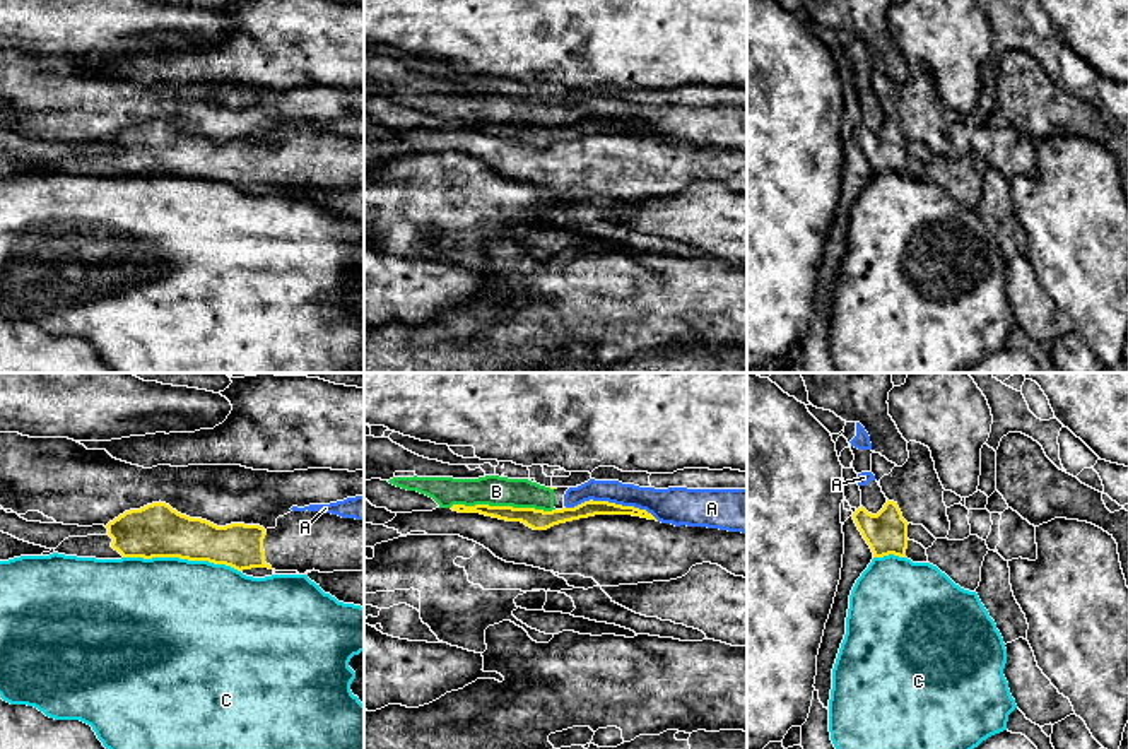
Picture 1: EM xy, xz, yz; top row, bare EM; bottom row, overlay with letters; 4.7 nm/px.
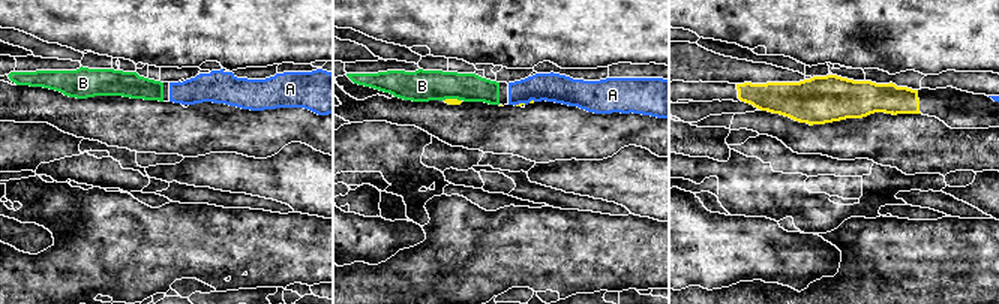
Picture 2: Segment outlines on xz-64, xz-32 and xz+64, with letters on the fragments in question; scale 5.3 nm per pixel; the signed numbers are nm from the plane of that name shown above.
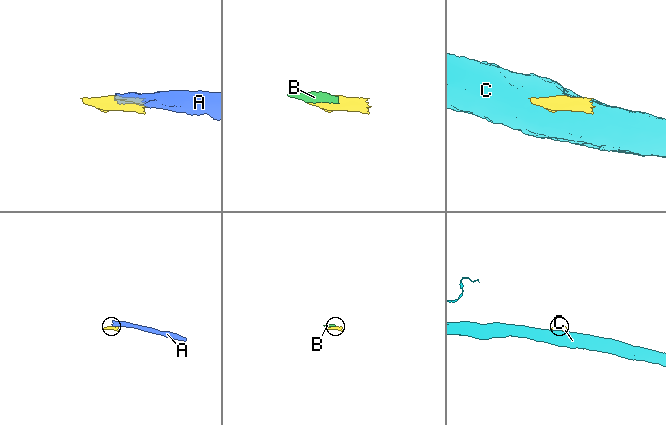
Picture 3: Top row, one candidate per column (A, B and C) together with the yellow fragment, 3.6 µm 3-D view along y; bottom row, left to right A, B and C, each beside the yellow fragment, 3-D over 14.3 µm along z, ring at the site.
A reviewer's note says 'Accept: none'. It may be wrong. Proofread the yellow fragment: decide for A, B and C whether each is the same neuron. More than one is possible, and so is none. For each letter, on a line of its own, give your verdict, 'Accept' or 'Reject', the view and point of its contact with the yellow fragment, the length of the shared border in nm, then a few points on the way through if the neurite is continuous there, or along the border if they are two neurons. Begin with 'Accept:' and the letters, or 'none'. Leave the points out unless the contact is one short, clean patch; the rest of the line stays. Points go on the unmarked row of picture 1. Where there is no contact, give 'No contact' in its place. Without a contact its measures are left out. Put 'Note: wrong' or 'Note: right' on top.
Note: right
Accept: none
A: Reject. Touches yellow at xz (612, 120). Shared border 440 nm. Boundary: xz (566, 123), (607, 117), (645, 125), (658, 137)
B: Reject. Touches yellow at xz (503, 123). Shared border 500 nm
C: Reject. Touches yellow at xy (182, 175). Shared border 550 nm

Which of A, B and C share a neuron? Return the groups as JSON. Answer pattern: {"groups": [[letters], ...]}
{"groups": [["A", "B"], ["C"]]}

